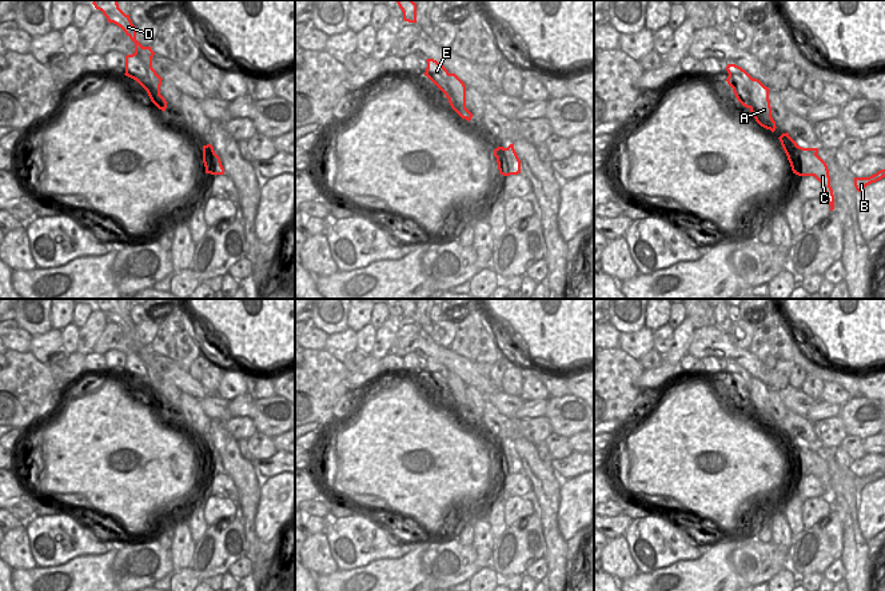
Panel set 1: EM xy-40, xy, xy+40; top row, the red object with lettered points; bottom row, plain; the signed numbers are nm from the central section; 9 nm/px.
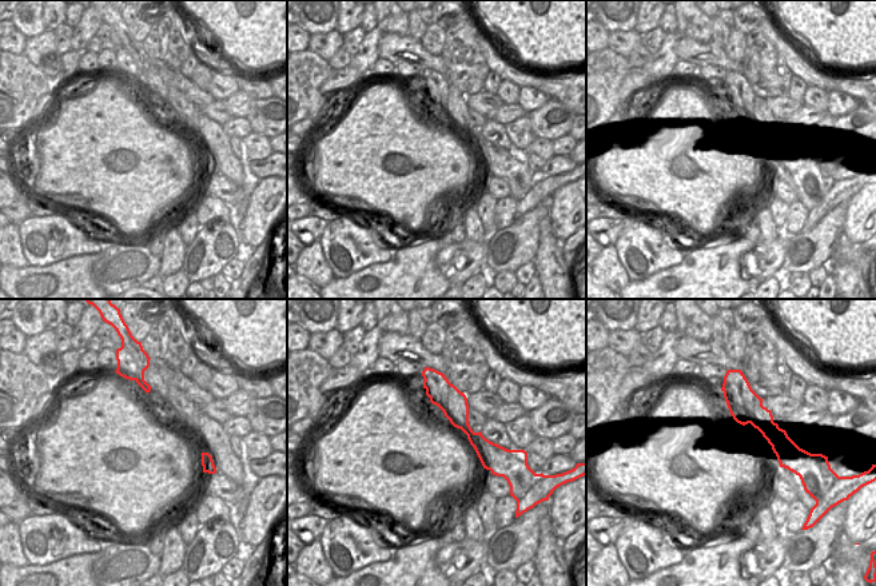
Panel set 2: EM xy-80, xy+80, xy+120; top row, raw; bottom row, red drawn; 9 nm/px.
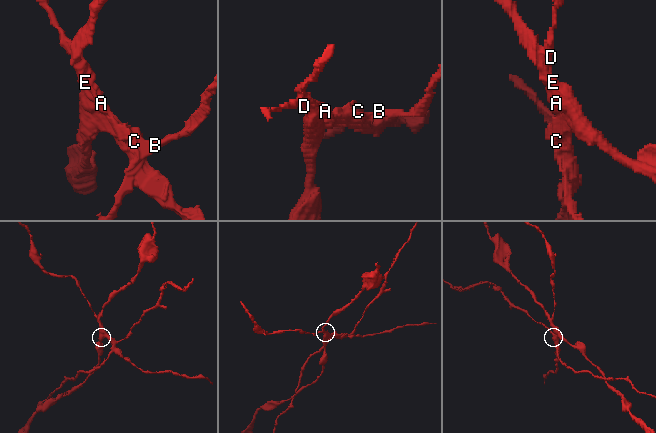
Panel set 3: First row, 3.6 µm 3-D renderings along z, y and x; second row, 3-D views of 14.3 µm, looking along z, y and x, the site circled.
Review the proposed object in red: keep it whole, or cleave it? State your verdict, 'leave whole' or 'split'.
split

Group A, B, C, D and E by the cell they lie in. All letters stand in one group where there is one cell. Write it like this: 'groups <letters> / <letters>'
groups A B C D / E

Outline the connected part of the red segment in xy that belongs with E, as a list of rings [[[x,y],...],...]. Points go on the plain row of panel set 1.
[[[427,358],[427,367],[424,375],[427,375],[445,394],[450,391],[449,387],[449,370],[434,358]]]

